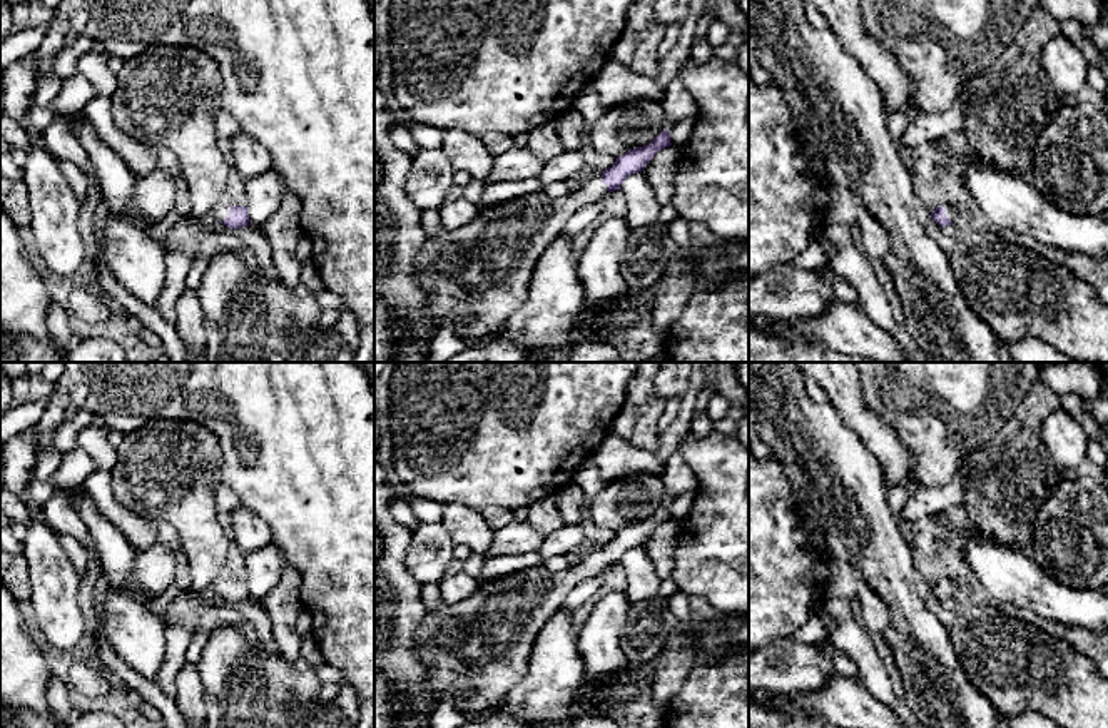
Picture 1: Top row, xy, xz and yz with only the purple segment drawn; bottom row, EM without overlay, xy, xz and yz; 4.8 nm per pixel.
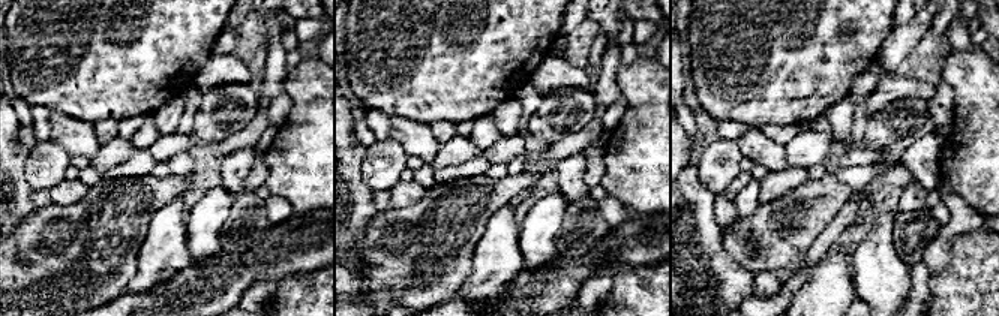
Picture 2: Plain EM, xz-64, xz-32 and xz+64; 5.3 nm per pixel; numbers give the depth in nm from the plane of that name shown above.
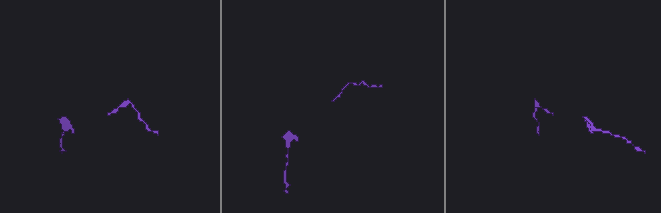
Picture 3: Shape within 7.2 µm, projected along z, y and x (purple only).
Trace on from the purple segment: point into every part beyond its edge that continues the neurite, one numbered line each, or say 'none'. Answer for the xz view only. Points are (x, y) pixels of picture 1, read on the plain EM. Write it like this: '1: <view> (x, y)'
1: xz (483, 643)

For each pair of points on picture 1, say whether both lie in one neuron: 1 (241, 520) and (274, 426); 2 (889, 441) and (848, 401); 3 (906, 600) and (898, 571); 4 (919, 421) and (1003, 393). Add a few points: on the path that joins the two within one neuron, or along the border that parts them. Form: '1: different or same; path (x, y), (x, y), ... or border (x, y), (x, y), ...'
1: different; border (241, 505), (264, 523), (269, 538)
2: same; path (879, 434), (856, 411)
3: same; path (899, 593), (898, 578)
4: same; path (940, 401), (948, 393), (983, 393)

